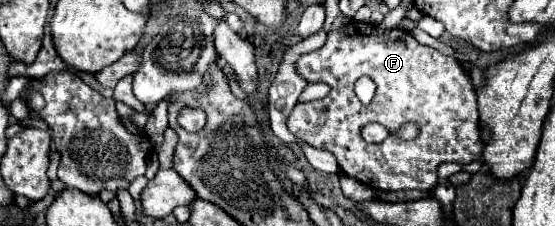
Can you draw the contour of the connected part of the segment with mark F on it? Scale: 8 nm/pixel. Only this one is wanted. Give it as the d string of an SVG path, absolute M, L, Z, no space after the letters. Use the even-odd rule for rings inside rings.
M351 21L341 29L329 31L321 49L301 55L297 71L307 81L327 83L331 91L325 99L297 103L287 119L289 131L317 149L331 151L343 173L371 189L429 191L437 183L437 167L441 163L465 165L481 157L483 139L469 73L457 59L421 45L401 27L383 29L381 25ZM361 75L369 75L377 85L369 107L353 91ZM371 121L389 129L389 137L383 143L369 145L361 139L361 127ZM409 121L417 123L421 133L413 141L397 139L395 131Z

